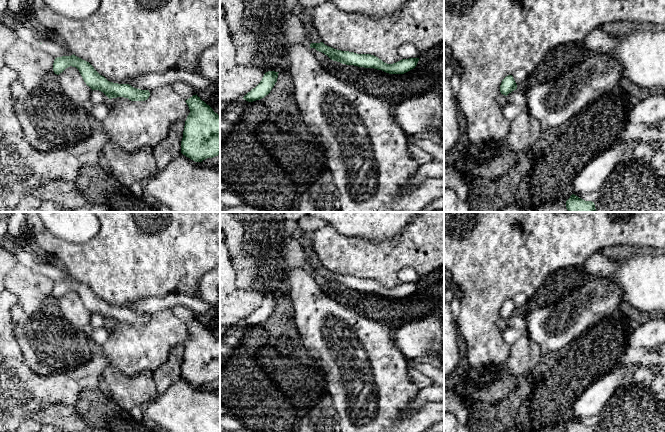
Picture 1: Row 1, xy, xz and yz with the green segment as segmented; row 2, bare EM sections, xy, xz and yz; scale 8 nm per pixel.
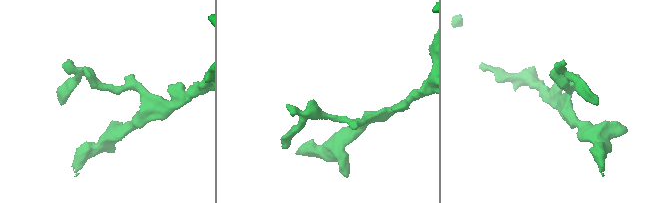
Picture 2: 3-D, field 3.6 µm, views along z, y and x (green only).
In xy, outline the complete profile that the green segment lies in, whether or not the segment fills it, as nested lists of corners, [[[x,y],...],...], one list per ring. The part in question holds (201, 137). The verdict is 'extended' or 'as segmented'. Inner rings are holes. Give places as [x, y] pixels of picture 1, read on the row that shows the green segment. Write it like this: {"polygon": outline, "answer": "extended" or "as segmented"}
{"polygon": [[[200,97],[185,101],[190,113],[185,121],[181,153],[195,162],[220,154],[220,116]]], "answer": "as segmented"}

